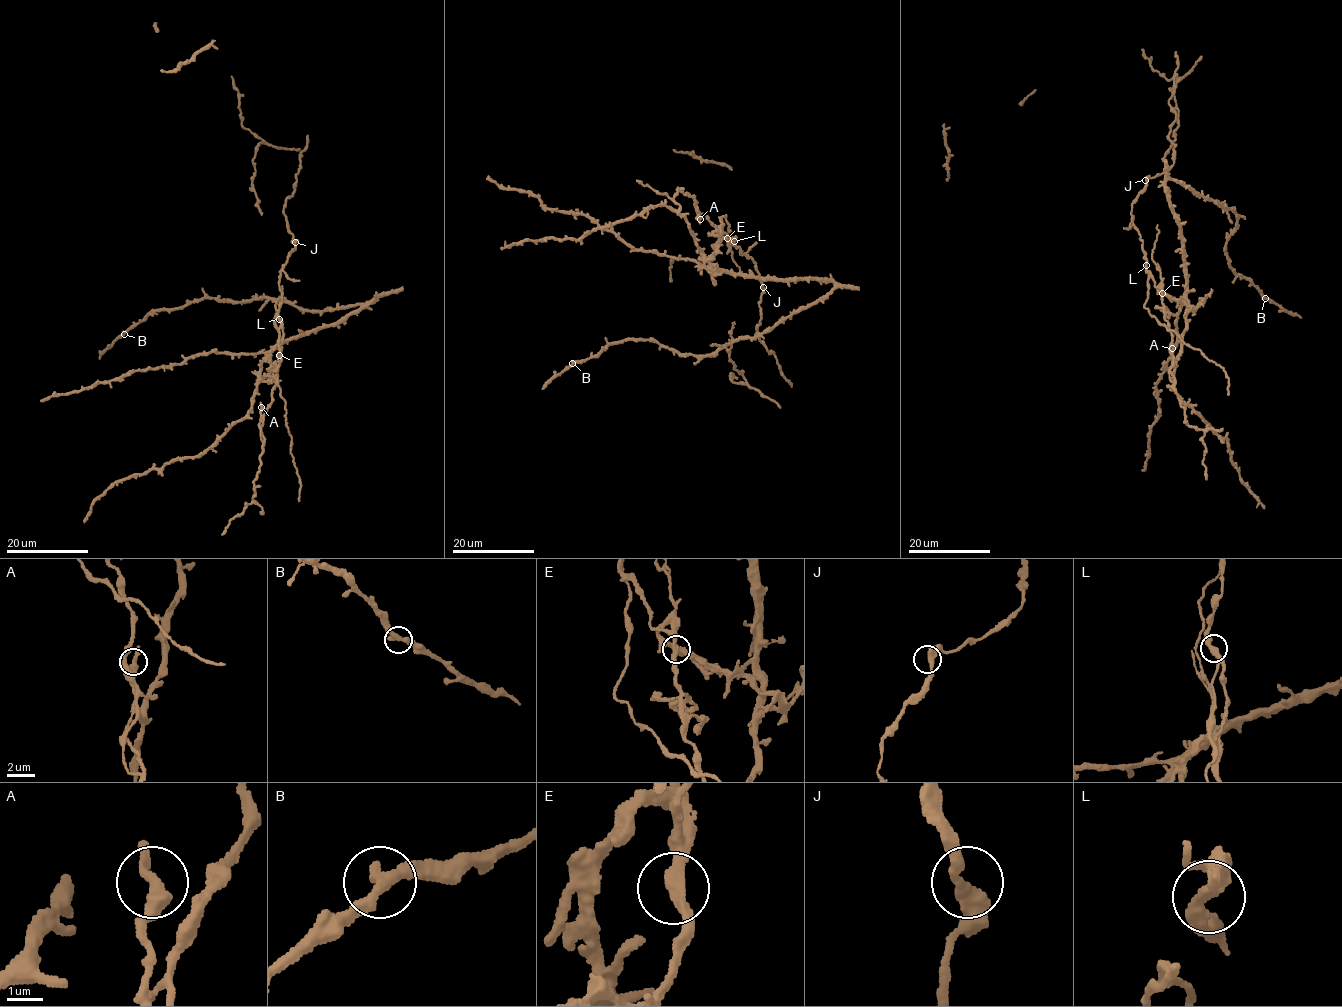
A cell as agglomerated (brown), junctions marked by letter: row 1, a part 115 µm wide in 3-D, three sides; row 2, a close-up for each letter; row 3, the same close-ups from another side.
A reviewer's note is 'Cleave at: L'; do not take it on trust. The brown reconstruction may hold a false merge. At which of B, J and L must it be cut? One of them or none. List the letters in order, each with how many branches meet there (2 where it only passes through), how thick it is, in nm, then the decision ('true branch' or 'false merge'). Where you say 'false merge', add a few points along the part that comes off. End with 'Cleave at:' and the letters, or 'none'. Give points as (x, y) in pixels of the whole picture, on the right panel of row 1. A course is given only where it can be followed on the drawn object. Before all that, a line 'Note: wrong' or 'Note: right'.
Note: right
B: 2 | 360 nm | true branch
J: 2 | 360 nm | true branch
L: 2 | 360 nm | false merge | (1146, 265), (1161, 289), (1172, 340), (1170, 372), (1184, 421), (1204, 432), (1206, 479)
Cleave at: L

